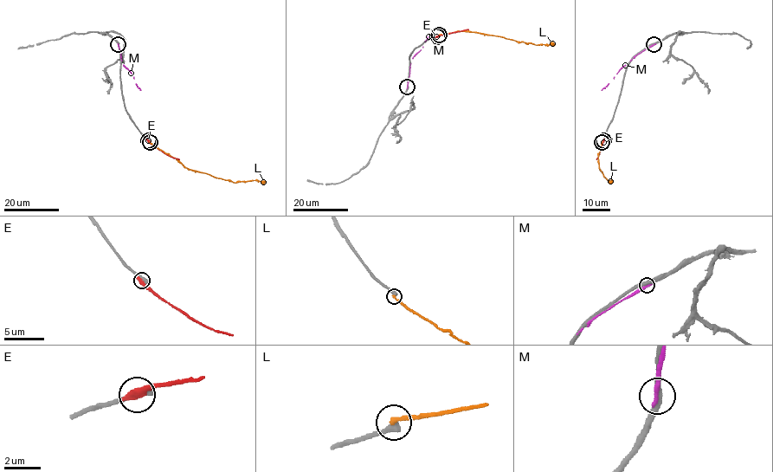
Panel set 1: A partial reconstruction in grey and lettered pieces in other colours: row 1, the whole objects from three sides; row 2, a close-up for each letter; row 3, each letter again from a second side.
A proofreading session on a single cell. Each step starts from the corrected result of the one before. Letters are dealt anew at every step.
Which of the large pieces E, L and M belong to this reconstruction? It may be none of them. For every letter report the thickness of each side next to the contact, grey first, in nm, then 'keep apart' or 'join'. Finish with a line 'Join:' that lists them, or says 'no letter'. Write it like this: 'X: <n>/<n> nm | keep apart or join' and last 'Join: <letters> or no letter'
E: 440/550 nm | keep apart
L: 380/240 nm | keep apart
M: 340/320 nm | keep apart
Join: no letter

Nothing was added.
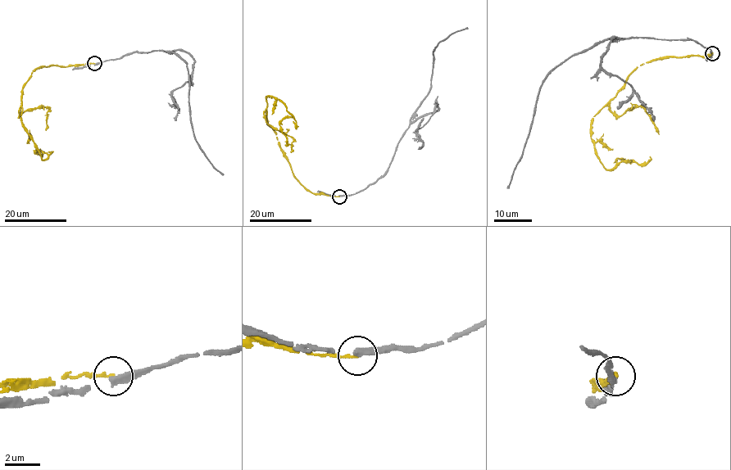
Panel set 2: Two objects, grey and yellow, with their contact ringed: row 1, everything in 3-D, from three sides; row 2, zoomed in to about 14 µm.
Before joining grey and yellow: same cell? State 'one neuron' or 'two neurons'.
two neurons

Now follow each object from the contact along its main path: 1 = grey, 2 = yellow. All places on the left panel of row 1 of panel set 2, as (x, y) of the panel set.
1: (95, 64), (119, 59), (134, 52), (170, 51), (177, 54), (186, 64), (192, 131), (198, 147), (224, 174)
2: (95, 64), (40, 67), (24, 83), (22, 126), (45, 159), (46, 153), (34, 153), (41, 155), (40, 148)

